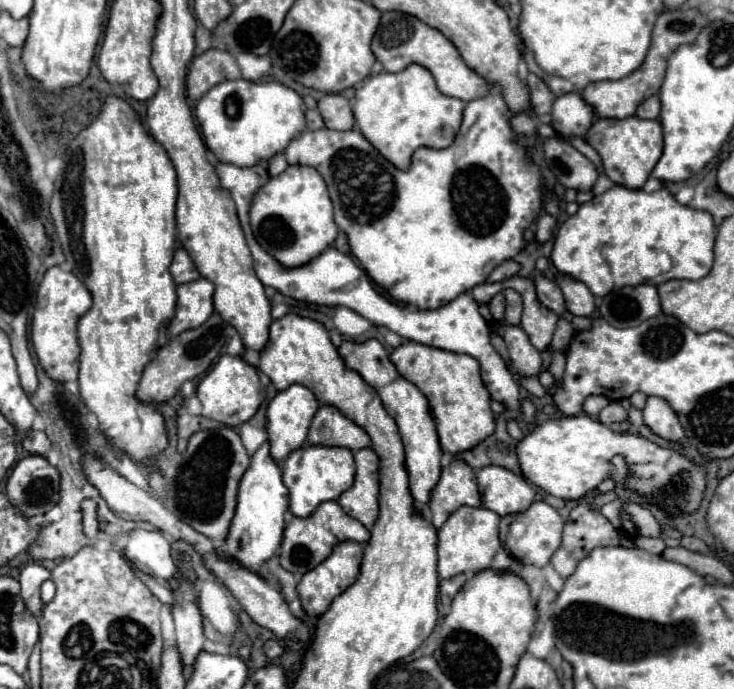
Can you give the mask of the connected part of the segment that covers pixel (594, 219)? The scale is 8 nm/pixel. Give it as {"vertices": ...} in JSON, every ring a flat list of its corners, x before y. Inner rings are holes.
{"vertices":[[612,186,582,204,556,232,552,262,562,274,584,282,592,294,606,296,616,284,662,284,666,280,700,280,712,268,716,226,712,214,678,204,666,190,646,194]]}

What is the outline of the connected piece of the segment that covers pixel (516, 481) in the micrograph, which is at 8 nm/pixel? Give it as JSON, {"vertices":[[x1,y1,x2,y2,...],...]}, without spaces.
{"vertices":[[502,466,482,468,478,472,478,490,482,506,494,510,498,516,524,512,534,502,528,482]]}

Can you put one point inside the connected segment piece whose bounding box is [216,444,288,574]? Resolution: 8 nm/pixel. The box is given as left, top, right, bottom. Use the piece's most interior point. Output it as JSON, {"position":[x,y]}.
{"position":[254,536]}

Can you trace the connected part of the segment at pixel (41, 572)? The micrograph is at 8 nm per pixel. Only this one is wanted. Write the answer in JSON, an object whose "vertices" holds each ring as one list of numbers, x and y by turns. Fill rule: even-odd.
{"vertices":[[30,562,20,570,20,586,22,586,22,598,28,606,28,610,38,616,42,610,40,600,40,584,50,578,50,570,44,568,40,562]]}

